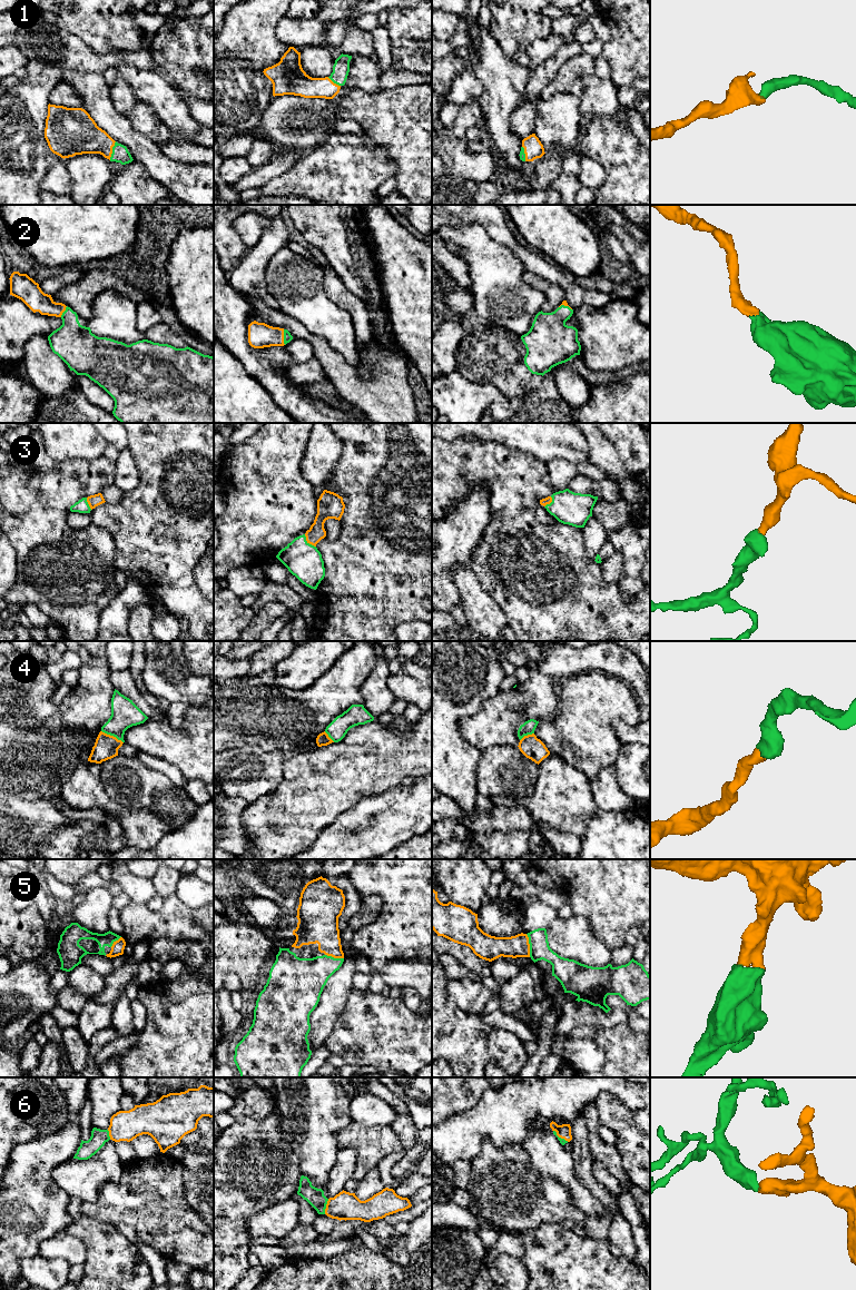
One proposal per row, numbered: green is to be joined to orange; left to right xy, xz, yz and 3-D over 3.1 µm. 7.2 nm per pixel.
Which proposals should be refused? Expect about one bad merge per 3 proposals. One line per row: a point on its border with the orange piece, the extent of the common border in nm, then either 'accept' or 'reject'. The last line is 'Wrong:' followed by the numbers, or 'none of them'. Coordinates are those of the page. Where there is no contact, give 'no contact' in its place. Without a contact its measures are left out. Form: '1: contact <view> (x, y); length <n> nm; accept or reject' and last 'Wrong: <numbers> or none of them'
1: contact xy (111, 150); length 140 nm; accept
2: contact xz (283, 337); length 110 nm; accept
3: contact xz (308, 542); length 130 nm; accept
4: contact xy (112, 736); length 180 nm; accept
5: contact yz (529, 945); length 170 nm; accept
6: contact xz (326, 1207); length 120 nm; accept
Wrong: none of them

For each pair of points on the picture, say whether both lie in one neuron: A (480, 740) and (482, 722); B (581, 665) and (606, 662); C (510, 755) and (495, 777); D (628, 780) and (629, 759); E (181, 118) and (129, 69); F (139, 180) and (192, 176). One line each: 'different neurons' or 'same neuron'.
A: same neuron
B: same neuron
C: same neuron
D: same neuron
E: same neuron
F: different neurons

